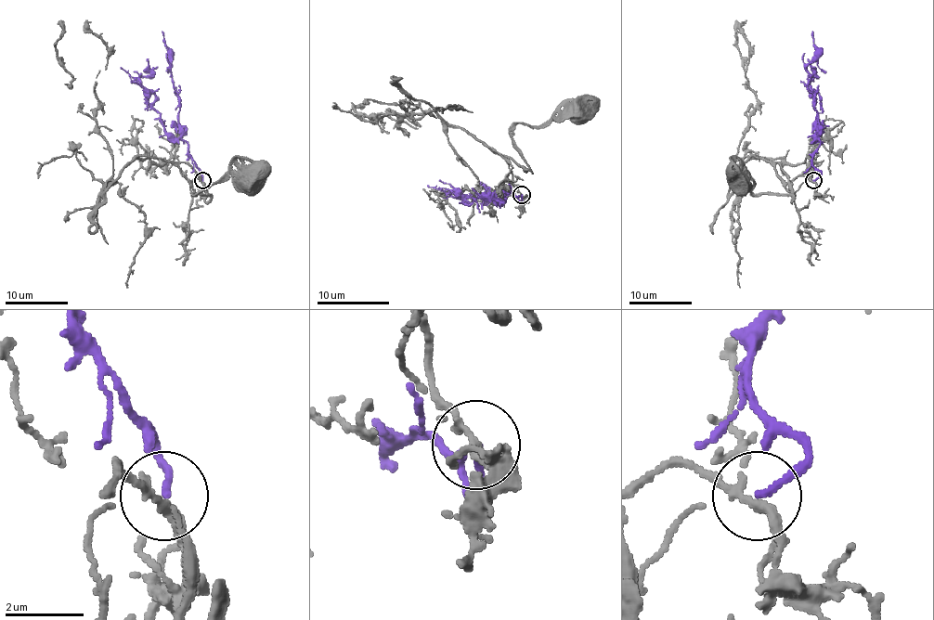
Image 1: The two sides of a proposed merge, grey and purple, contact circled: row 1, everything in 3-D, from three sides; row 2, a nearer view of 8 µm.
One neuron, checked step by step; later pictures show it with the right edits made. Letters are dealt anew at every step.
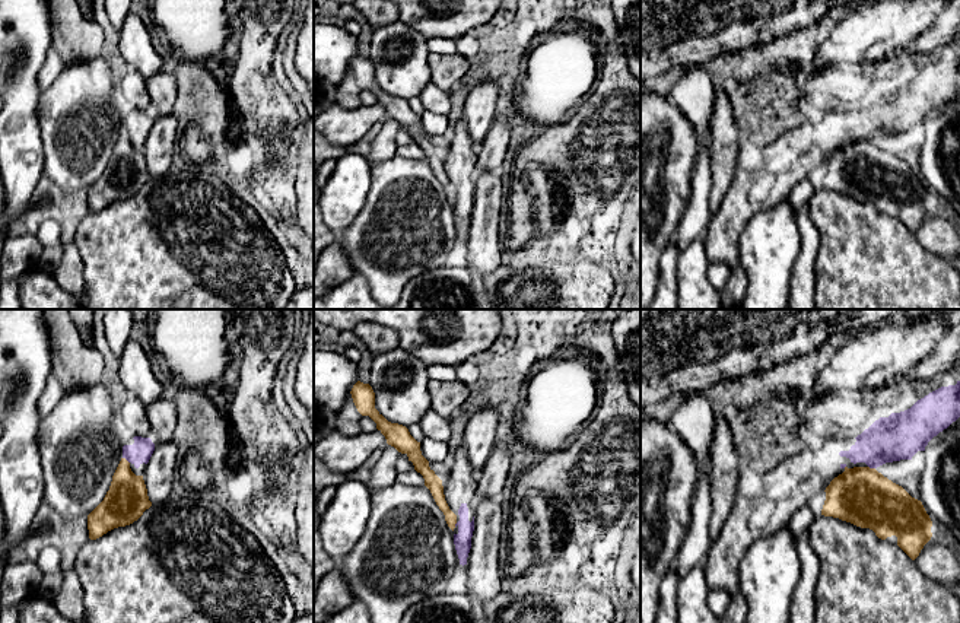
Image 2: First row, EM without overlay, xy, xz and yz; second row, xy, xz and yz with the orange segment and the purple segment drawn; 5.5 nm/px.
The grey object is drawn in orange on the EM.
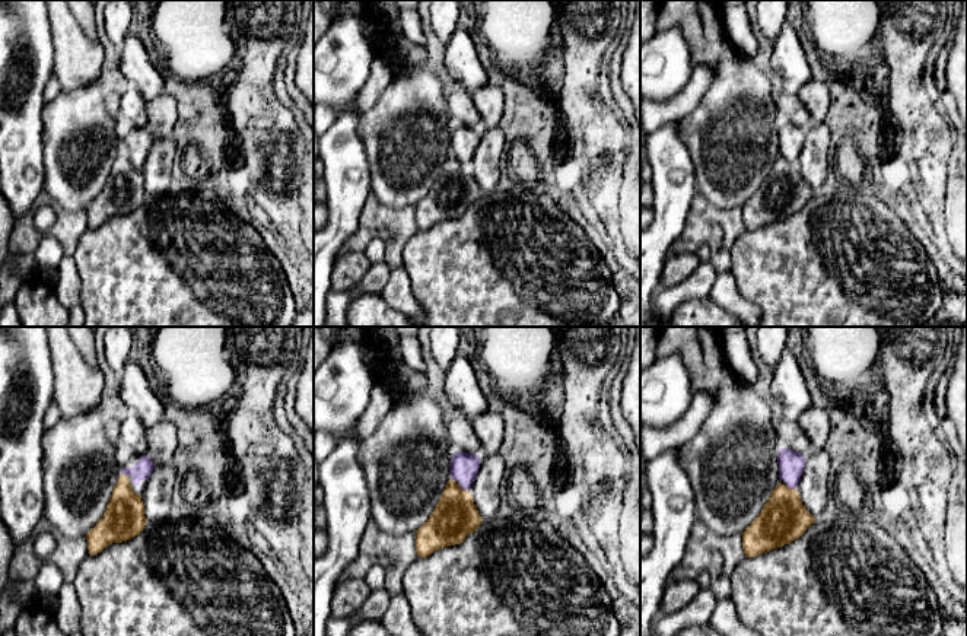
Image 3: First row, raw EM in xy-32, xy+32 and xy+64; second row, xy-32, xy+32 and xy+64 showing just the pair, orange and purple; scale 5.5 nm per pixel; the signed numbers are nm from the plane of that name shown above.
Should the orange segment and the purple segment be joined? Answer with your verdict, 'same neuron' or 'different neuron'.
different neuron

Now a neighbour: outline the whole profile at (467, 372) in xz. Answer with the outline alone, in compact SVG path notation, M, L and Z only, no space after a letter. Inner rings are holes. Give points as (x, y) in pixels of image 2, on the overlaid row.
M471 359L460 363L457 366L457 379L465 384L467 387L473 387L480 376L480 369L477 363Z

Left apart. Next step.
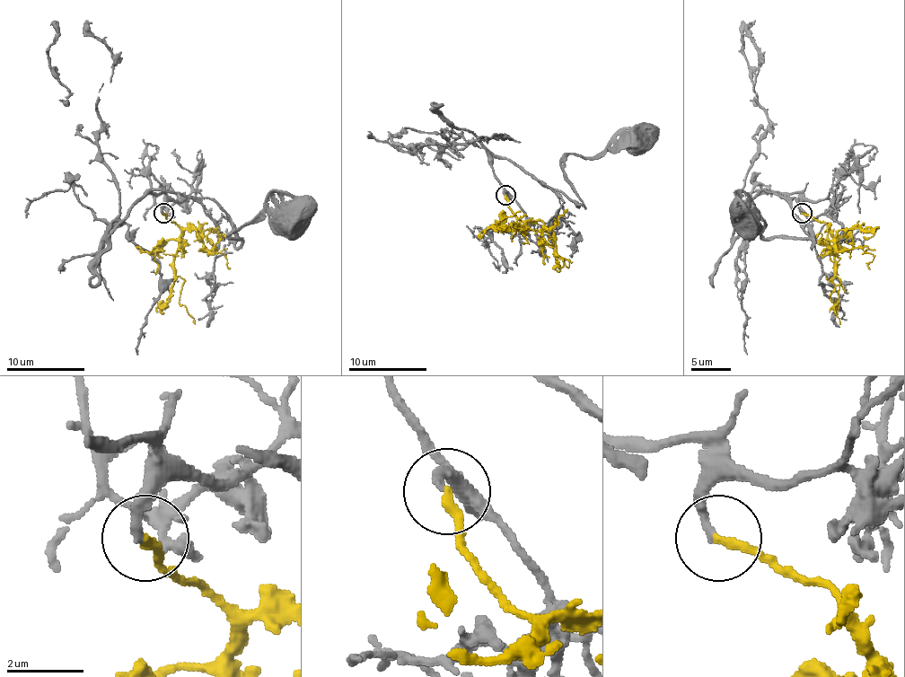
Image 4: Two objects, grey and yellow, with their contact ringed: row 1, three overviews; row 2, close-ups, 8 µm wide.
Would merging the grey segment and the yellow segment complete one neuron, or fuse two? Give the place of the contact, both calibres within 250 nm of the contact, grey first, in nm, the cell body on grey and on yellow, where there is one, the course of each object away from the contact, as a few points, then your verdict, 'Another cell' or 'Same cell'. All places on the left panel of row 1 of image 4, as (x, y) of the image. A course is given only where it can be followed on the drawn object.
Place: (163, 213). Thickness 240 nm (grey) against 240 nm. Soma of grey: (294, 223). Soma of yellow: none. Course of grey: (162, 213), (162, 194), (152, 194), (152, 188), (213, 199), (238, 237), (223, 239), (250, 221), (295, 223). Course of yellow: (163, 213), (181, 231), (173, 272), (183, 280), (180, 302), (195, 323). Same cell

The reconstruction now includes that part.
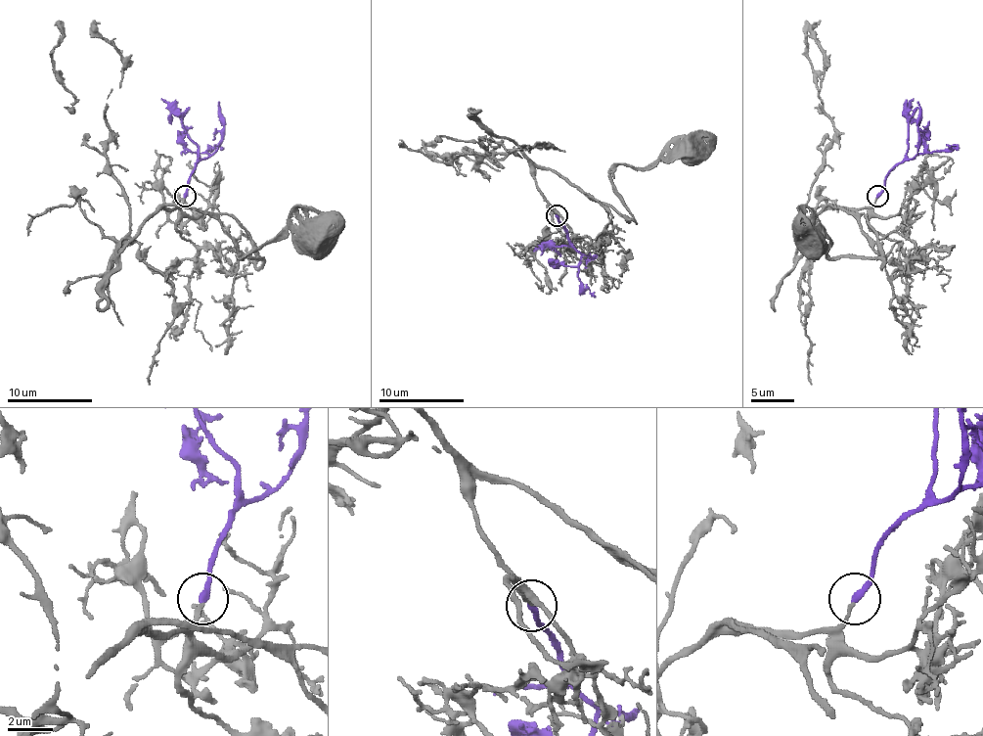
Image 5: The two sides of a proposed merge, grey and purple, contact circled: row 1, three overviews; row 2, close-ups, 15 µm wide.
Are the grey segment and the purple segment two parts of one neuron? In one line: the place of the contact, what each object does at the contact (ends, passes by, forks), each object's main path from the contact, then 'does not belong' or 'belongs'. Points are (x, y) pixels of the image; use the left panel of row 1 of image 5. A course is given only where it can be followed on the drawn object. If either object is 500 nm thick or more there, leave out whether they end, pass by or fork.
at (185, 196); grey ends there; purple ends there; grey runs (184, 196), (173, 209), (163, 206), (232, 215), (259, 256), (242, 258), (272, 239), (321, 241); purple runs (184, 196), (195, 164), (207, 154), (193, 154), (187, 147), (184, 125), (180, 121); belongs

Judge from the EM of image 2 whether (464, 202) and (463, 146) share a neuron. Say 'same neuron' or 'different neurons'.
same neuron

